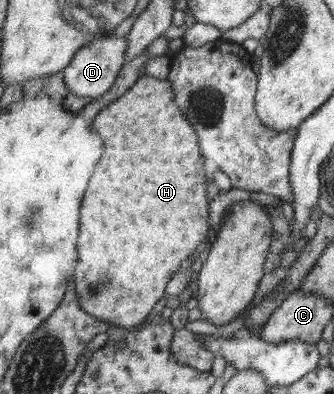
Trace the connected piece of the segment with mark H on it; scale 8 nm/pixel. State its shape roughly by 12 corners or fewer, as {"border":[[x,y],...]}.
{"border":[[168,80],[98,113],[82,309],[136,328],[212,236]]}

